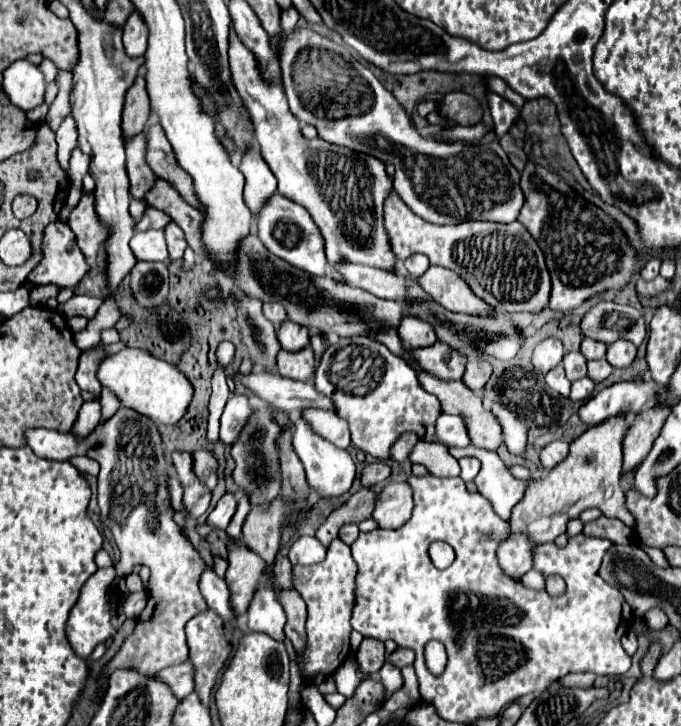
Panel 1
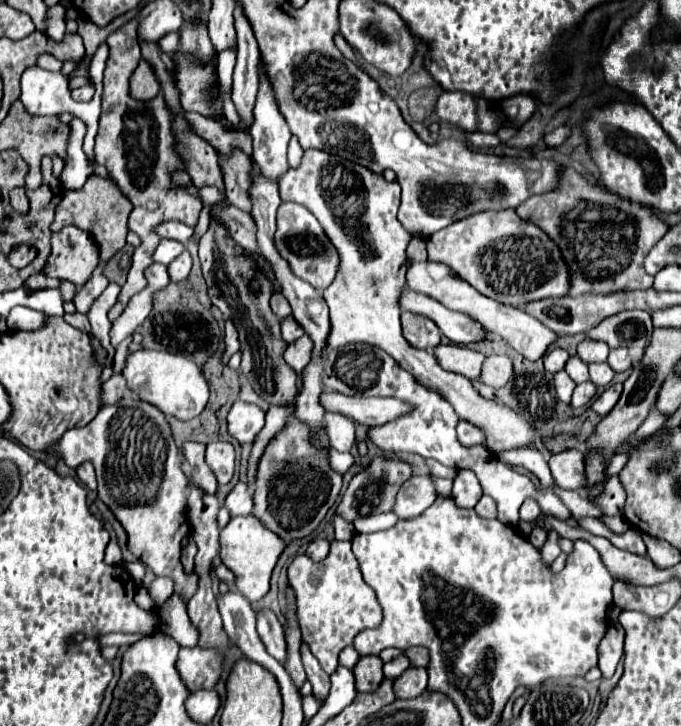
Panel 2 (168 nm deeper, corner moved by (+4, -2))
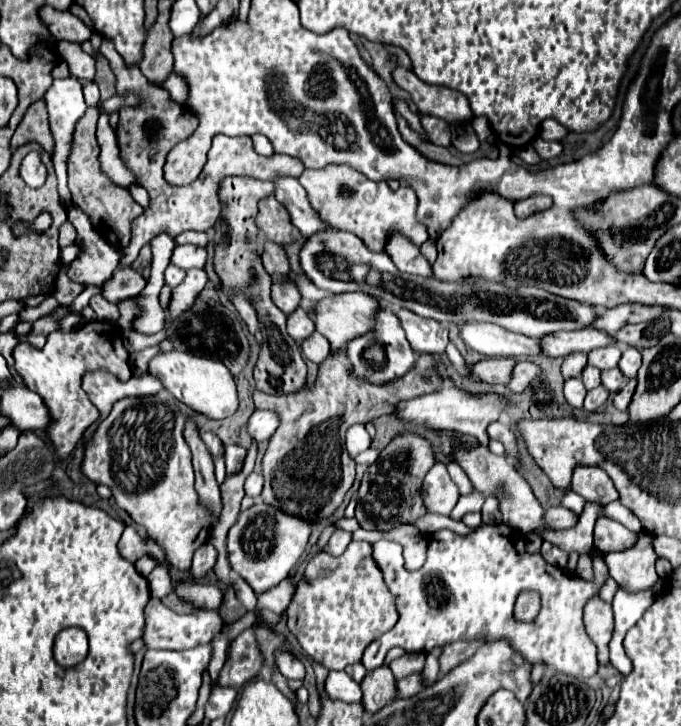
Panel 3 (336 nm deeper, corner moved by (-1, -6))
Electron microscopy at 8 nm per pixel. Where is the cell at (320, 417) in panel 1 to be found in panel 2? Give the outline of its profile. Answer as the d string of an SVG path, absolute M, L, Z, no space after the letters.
M326 412L324 422L328 426L328 436L330 436L332 448L336 448L340 452L350 452L352 446L356 444L356 424L336 412Z

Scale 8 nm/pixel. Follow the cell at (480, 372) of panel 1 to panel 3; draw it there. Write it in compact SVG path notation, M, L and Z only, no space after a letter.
M517 362L515 368L513 368L513 372L511 372L511 378L507 382L507 388L511 392L521 392L521 390L525 390L533 382L533 378L539 372L541 372L539 366L533 364L533 362Z

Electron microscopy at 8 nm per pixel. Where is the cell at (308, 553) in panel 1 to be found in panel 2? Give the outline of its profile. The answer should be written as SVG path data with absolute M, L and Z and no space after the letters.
M318 538L318 540L314 540L314 542L308 546L306 554L308 554L314 562L320 562L320 560L326 558L328 550L330 550L330 540L320 540L320 538Z

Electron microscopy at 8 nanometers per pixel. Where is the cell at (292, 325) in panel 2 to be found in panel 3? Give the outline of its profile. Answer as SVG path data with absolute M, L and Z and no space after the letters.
M297 308L289 318L287 318L287 332L295 342L303 342L315 332L313 320L305 314L305 310Z

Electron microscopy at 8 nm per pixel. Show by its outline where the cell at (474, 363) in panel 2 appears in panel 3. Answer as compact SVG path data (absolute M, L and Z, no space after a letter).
M485 358L471 366L471 372L477 374L483 382L505 384L509 380L509 370L513 370L513 358Z

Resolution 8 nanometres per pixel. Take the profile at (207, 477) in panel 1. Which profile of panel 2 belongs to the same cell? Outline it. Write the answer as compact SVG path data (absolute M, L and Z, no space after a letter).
M212 442L206 448L206 460L208 466L214 470L218 484L224 486L232 480L234 468L236 468L236 452L230 442Z

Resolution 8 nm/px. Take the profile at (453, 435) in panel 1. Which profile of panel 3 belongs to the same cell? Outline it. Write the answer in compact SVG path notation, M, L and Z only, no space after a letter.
M495 420L487 428L487 436L503 442L503 446L507 446L507 456L509 458L517 458L517 452L519 452L517 450L517 436L515 436L515 432L507 424L503 424L501 420Z

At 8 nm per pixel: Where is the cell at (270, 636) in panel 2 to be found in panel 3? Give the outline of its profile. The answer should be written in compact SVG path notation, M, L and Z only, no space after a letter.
M277 648L275 650L275 662L277 662L277 668L281 670L281 674L285 674L285 678L289 678L289 680L303 680L305 678L303 664L291 652Z

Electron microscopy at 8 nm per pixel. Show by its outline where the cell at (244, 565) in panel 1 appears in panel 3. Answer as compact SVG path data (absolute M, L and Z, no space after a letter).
M255 502L251 508L239 514L239 520L229 530L227 560L231 564L231 570L237 572L255 590L255 594L263 594L287 578L289 570L305 550L309 534L309 522L281 514L281 510L273 510L263 502Z

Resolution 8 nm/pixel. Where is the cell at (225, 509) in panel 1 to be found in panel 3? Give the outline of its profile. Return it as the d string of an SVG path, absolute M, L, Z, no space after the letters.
M251 474L251 476L245 480L245 496L257 498L257 496L261 494L261 488L263 488L263 478L261 478L261 474Z

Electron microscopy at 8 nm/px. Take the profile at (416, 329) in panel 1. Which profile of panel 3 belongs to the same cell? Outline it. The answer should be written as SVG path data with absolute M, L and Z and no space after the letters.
M397 310L397 318L415 352L433 356L441 356L445 352L447 328L441 322L417 316L409 310Z

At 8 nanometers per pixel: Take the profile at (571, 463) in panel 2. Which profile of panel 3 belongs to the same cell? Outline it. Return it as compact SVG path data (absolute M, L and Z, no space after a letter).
M575 466L571 478L571 490L583 496L585 500L601 502L603 506L619 498L611 478L605 474L605 470L597 466Z

